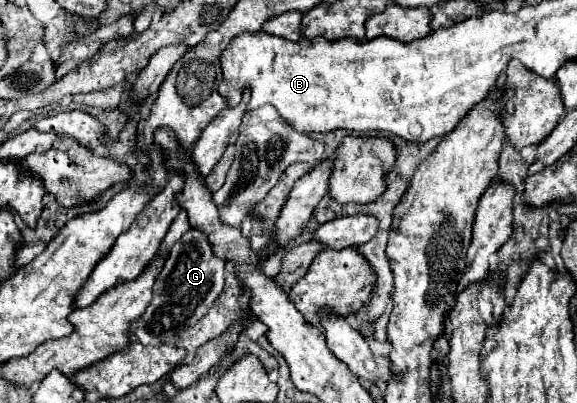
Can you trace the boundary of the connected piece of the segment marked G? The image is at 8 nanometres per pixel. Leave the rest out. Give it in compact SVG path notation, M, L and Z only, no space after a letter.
M192 227L186 231L172 247L158 281L154 283L154 297L150 307L146 309L146 315L142 315L142 321L134 325L134 335L140 339L142 345L162 345L172 343L172 339L190 325L196 325L198 319L202 319L204 313L212 307L216 297L224 289L224 267L226 261L220 257L214 257L212 245L208 237Z

